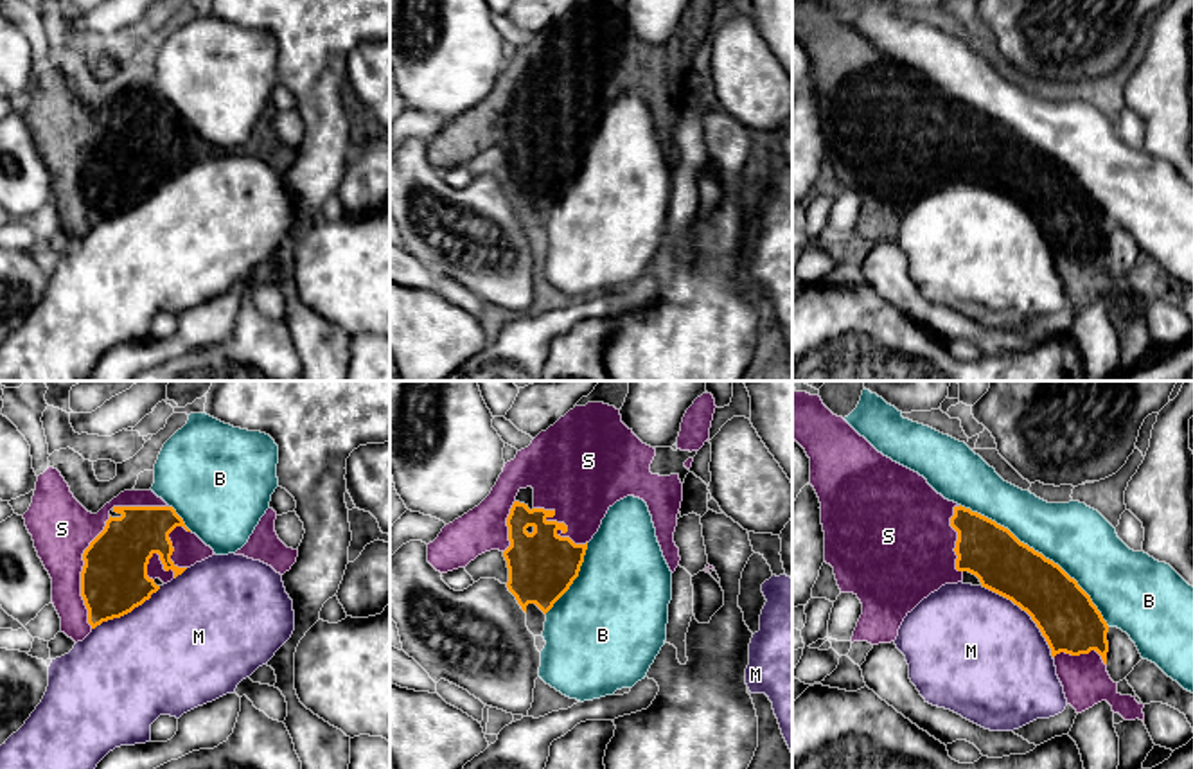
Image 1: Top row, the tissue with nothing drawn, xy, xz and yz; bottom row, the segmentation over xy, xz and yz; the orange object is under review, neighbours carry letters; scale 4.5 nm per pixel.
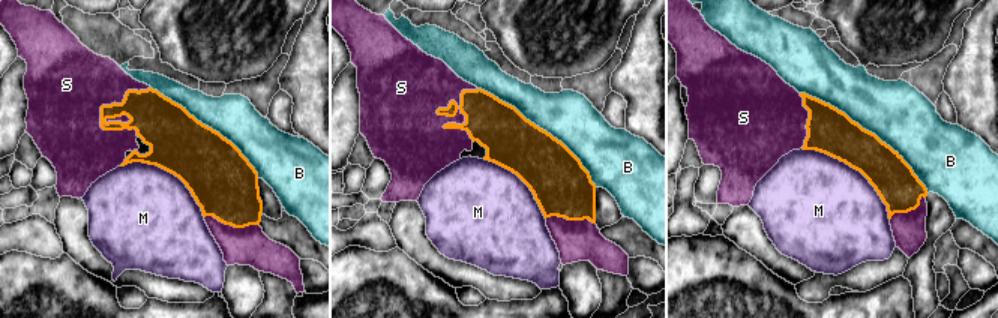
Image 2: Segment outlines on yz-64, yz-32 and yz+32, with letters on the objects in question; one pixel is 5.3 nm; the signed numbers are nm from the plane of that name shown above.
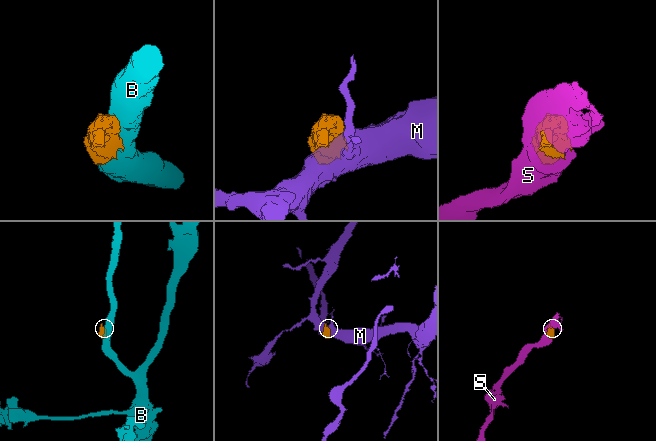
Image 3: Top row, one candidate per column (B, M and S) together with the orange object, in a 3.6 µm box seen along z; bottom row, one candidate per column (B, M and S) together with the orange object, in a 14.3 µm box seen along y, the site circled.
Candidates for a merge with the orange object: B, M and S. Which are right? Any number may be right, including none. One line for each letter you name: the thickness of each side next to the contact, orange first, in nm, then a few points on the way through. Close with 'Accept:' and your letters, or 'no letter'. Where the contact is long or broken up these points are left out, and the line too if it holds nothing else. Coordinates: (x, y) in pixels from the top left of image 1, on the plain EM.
S: Thickness 300 nm (orange) against 280 nm
Accept: S

